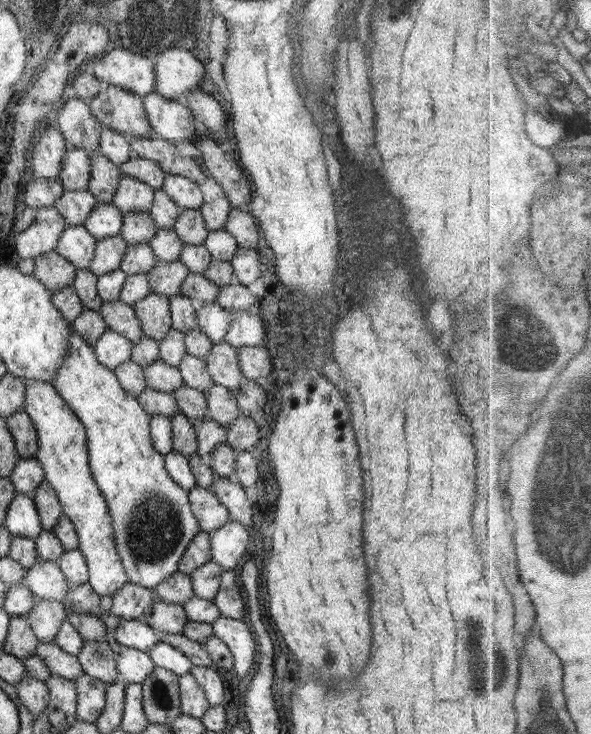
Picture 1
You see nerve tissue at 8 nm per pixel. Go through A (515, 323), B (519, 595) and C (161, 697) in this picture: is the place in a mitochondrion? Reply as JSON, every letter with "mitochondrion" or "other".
{"A":"mitochondrion","B":"other","C":"mitochondrion"}

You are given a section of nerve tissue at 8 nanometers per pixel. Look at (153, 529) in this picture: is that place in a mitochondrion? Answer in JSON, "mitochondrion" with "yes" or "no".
{"mitochondrion":"yes"}

